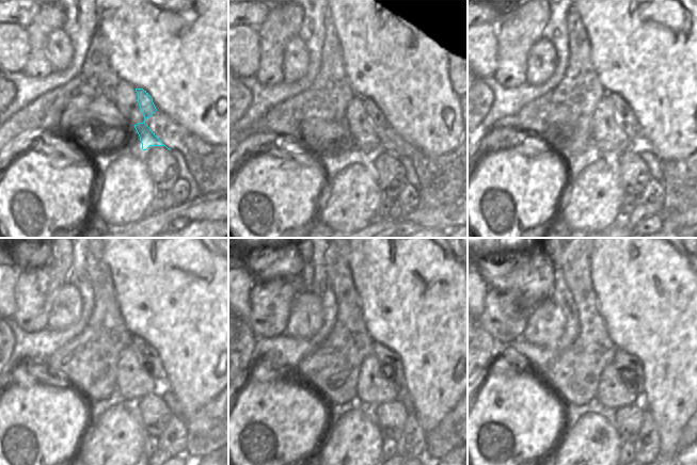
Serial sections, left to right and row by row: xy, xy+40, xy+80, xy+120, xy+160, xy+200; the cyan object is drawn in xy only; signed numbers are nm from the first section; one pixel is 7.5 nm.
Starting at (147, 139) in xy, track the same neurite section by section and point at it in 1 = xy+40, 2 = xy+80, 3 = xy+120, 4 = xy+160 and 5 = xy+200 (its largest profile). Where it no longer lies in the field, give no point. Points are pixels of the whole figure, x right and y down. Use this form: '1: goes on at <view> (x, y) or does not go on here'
1: goes on at xy+40 (391, 142)
2: goes on at xy+80 (623, 115)
3: goes on at xy+120 (148, 358)
4: goes on at xy+160 (385, 356)
5: goes on at xy+200 (621, 359)

